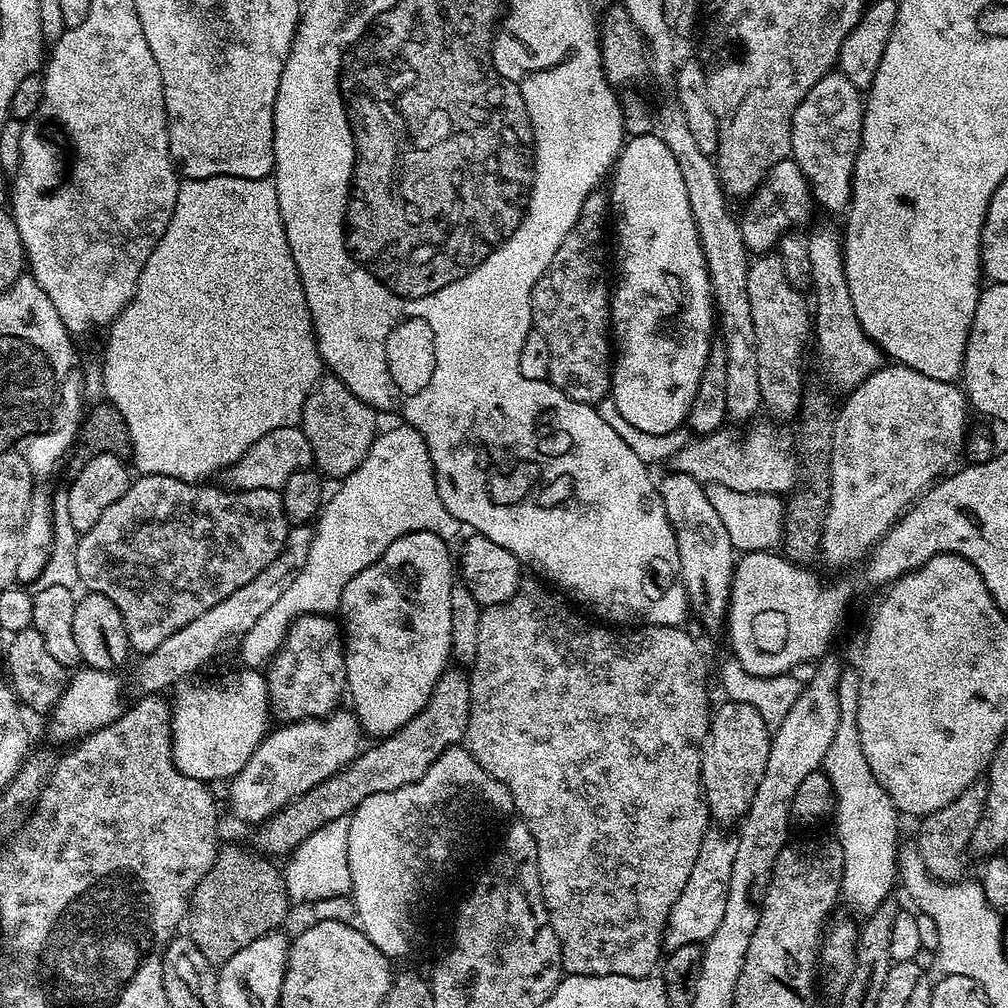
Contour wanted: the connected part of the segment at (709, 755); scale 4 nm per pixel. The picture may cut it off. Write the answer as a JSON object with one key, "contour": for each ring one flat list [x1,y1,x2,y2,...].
{"contour":[[725,699,720,709,711,713,708,733,700,748,700,787,708,803,708,815,713,821,735,825,748,810,748,804,762,782,766,758,770,758,772,732,762,722,762,714,746,702]]}

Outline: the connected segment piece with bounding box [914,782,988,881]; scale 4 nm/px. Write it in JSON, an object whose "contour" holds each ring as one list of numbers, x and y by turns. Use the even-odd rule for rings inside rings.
{"contour":[[977,782,966,786,950,806,942,810,934,810,934,814,923,817,919,821,920,833,914,836,918,850,925,862,925,870,936,880,963,881,964,874,964,851,969,851,972,835,978,826,978,822,984,813,984,807,988,801,988,785]]}

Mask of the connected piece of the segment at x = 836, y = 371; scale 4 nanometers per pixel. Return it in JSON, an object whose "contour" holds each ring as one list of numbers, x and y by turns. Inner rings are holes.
{"contour":[[816,228,809,231,807,237,812,271,810,296,814,301,814,348,820,351,820,360,824,363,822,372,828,384,836,390,853,390,879,371,882,353,858,322,858,314,854,314,854,302,850,302,850,286,844,273,841,235,837,229,835,232,832,228]]}

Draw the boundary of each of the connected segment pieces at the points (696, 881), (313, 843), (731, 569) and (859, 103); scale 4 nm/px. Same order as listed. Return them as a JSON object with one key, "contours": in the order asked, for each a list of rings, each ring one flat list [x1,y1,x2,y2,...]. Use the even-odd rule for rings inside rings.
{"contours":[[[709,830,702,838,702,850,698,850,698,862,690,870,690,878,678,894,678,902,668,915,668,925,664,927,663,947,671,950,687,944,703,945,718,930,722,914,726,914,726,894,730,890,730,874,734,870,734,854,737,837,724,832]],[[347,819,330,821,322,825,318,830,304,839,295,850,287,857,283,865,282,875,284,877,284,886,288,891,289,901,305,900,306,903,312,904,315,900,332,900,335,896,347,897,352,890,350,882,350,868,348,866,348,822]],[[669,471,667,475,659,477,658,487,662,506,666,506,666,518,672,523,678,542,680,581,688,595,688,607,691,615,700,619,702,627,716,628,719,624,721,627,728,615,738,553,732,547,730,534,726,534,726,526,722,526,722,518,718,518,710,502,707,487,690,478,690,474]],[[839,72,823,76,794,112,792,119,792,155,802,170,817,205,828,212,843,213,852,198,852,175,864,129,864,106,861,89]]]}

